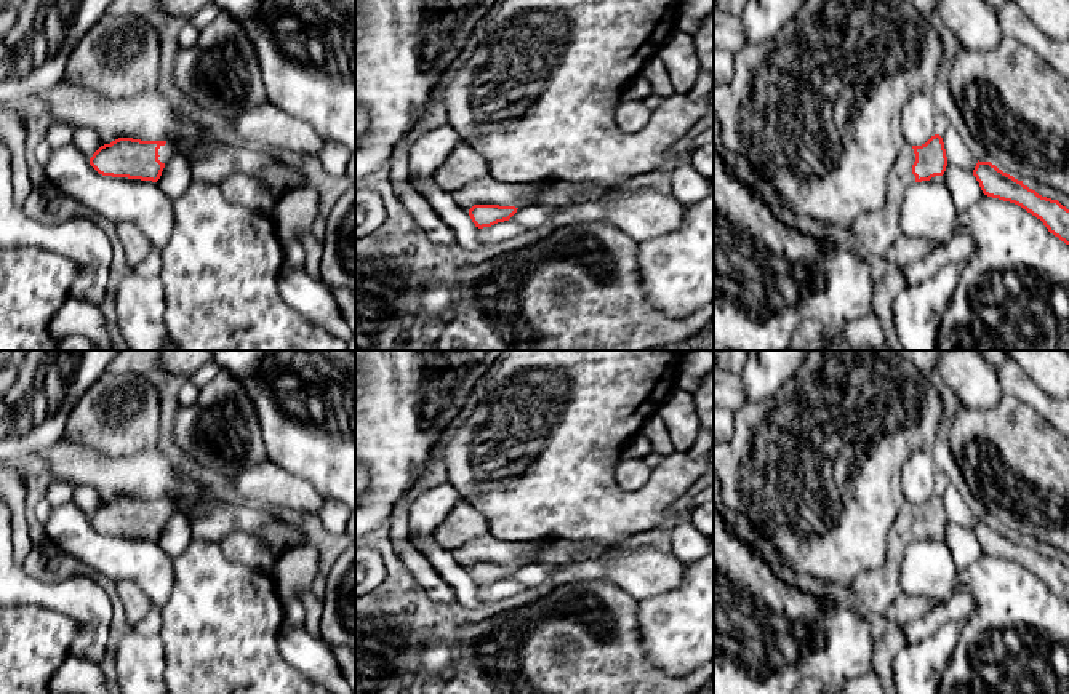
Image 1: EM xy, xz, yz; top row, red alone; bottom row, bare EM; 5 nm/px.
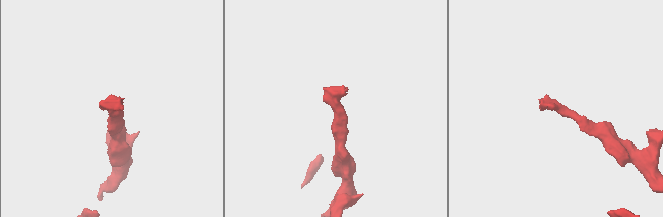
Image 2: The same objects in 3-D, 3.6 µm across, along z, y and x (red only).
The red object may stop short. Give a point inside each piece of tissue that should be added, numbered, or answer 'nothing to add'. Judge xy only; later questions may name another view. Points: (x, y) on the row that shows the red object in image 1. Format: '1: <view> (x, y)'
1: xy (167, 152)

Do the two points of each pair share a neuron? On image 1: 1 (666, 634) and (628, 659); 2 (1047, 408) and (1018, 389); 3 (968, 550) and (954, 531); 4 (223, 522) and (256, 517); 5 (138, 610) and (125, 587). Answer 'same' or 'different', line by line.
1: different
2: same
3: same
4: same
5: same

